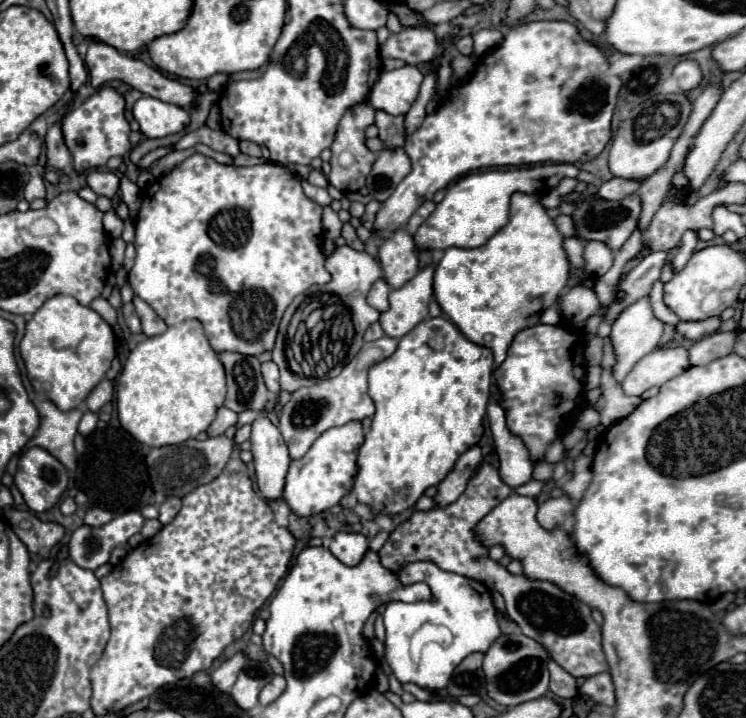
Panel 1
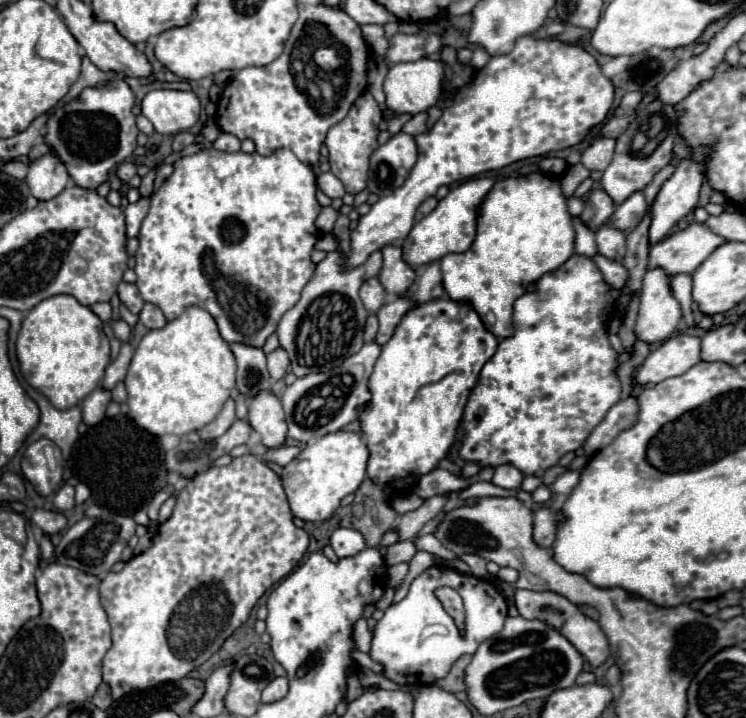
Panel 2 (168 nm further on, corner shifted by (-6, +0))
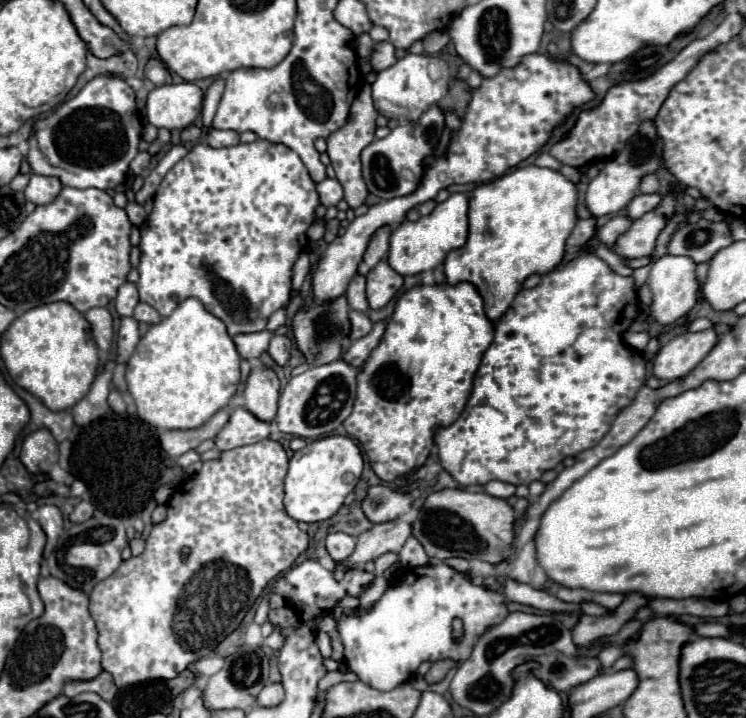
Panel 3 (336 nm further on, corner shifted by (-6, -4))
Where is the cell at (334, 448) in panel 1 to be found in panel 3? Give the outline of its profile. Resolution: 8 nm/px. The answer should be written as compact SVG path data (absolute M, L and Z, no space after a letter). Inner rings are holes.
M328 436L308 442L306 448L294 452L290 458L290 468L284 480L286 514L298 522L320 522L332 518L360 480L362 466L364 458L350 436Z

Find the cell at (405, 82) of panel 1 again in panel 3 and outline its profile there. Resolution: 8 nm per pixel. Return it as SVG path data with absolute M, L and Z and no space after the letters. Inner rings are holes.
M406 54L406 56L398 58L396 64L392 64L390 68L376 74L376 80L372 84L374 108L378 110L378 114L384 114L386 118L414 122L422 116L422 112L426 112L426 108L430 108L430 104L440 102L440 98L448 90L448 78L450 78L448 66L442 58L428 56L428 54L426 56Z

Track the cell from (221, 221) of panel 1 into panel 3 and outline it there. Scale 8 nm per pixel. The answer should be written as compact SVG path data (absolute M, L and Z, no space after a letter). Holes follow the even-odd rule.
M256 140L250 144L236 144L236 146L228 146L228 148L210 148L208 144L196 144L190 148L190 152L176 162L168 174L164 176L156 196L154 196L154 208L150 212L150 220L148 226L142 226L142 240L140 240L140 250L142 250L142 258L138 264L138 272L140 272L140 280L138 280L138 292L140 292L140 300L154 306L162 316L170 316L170 312L174 312L174 308L190 298L196 296L208 312L212 312L214 316L218 316L226 328L230 336L242 334L242 332L260 332L266 328L266 320L270 318L270 314L274 314L278 308L286 306L290 300L290 274L292 274L292 266L298 258L298 254L306 248L308 238L306 238L306 230L308 226L314 222L314 210L320 204L318 202L318 194L314 188L314 180L310 178L310 174L306 172L300 156L296 152L292 152L288 146L284 144L274 144L268 140Z

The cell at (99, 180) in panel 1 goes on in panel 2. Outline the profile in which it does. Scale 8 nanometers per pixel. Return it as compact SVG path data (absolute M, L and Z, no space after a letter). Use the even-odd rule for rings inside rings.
M122 162L118 168L116 168L116 176L120 178L120 182L128 182L132 176L136 174L136 166L132 162Z

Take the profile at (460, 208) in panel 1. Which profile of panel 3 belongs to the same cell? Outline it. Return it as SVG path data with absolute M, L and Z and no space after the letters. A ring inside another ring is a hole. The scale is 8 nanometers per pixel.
M452 194L448 200L440 202L428 216L422 216L416 222L404 220L402 224L394 226L390 234L388 264L400 276L414 276L426 270L434 270L444 262L450 250L462 248L462 244L466 244L466 232L468 232L468 196Z

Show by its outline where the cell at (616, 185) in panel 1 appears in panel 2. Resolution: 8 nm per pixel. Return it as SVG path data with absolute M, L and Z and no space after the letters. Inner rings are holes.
M594 188L590 194L588 194L588 200L586 200L586 208L584 212L580 214L582 222L592 228L592 230L598 230L600 226L606 224L606 220L612 216L616 204L614 200L602 190L602 188Z

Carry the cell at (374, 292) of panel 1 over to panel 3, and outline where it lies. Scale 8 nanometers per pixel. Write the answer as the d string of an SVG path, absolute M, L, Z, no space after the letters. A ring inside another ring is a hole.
M356 274L352 278L352 282L348 284L346 300L348 300L348 306L352 310L358 310L358 312L368 310L368 304L366 304L366 278L362 274Z

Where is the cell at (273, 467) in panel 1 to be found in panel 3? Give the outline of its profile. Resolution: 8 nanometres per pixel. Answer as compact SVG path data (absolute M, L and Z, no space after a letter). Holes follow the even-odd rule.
M266 366L252 368L244 388L246 408L254 412L254 416L258 416L260 420L272 422L274 412L278 410L278 396L280 396L280 382L276 372Z

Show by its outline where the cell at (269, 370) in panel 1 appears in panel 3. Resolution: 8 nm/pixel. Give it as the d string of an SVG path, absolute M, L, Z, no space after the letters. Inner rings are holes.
M274 334L272 340L270 340L270 346L268 346L268 352L270 352L270 356L274 358L276 364L284 366L288 362L290 348L292 348L290 336L286 336L286 334Z

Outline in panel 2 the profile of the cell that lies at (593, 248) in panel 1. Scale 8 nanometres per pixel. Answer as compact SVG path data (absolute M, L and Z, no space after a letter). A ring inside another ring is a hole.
M602 226L596 232L596 244L598 244L598 254L606 256L608 260L620 262L626 254L626 234L618 232L616 228Z

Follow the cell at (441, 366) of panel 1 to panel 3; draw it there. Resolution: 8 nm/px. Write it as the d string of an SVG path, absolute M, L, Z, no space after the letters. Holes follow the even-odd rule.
M458 282L458 284L432 284L432 286L426 286L426 284L418 284L410 290L406 290L398 300L396 300L396 306L394 306L394 314L390 316L388 324L386 324L386 330L384 330L384 336L380 340L380 344L370 352L368 360L362 364L358 376L356 376L356 382L358 382L358 388L356 388L356 400L354 400L354 410L352 414L344 420L344 428L346 432L356 438L368 460L370 460L370 466L372 470L384 480L384 482L392 482L396 476L404 476L408 472L412 472L414 468L422 466L430 454L430 448L434 446L434 428L438 426L446 426L446 424L452 424L464 410L466 406L466 400L470 398L470 390L472 390L472 382L474 382L474 374L482 362L482 356L486 352L486 348L490 346L490 340L494 338L494 322L486 316L484 312L484 302L482 302L482 296L478 294L476 286L470 284L470 282Z

